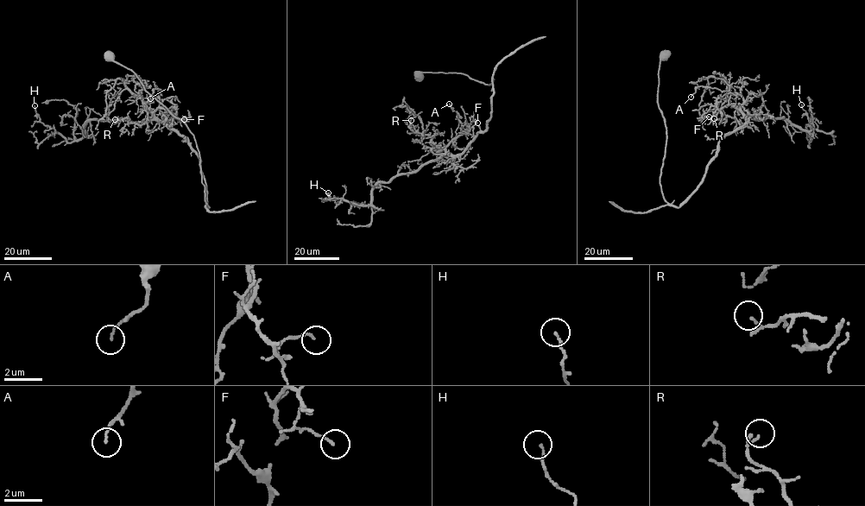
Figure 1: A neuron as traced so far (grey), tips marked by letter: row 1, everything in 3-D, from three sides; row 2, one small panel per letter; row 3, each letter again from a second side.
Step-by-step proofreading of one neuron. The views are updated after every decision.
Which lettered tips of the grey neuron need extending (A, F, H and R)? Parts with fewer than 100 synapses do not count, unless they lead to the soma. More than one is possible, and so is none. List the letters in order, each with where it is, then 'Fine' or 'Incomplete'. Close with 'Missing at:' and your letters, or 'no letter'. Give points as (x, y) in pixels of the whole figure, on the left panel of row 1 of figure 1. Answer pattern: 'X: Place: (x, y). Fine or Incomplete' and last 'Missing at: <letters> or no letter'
A: Place: (150, 98). Fine
F: Place: (184, 119). Fine
H: Place: (34, 105). Fine
R: Place: (115, 119). Fine
Missing at: no letter

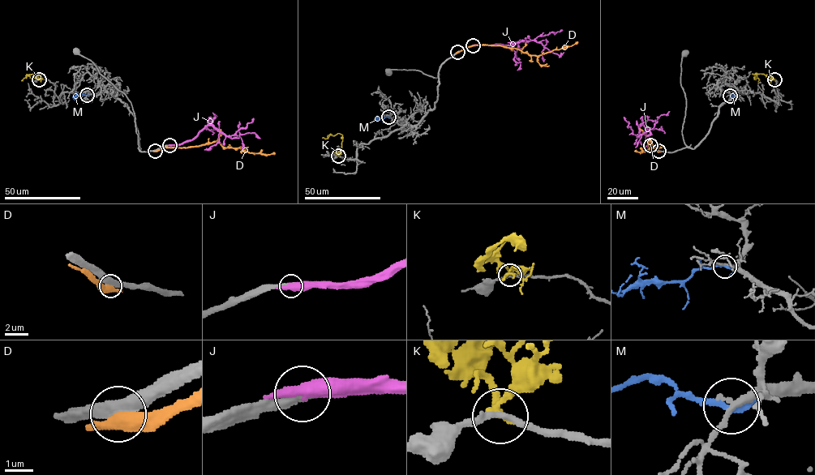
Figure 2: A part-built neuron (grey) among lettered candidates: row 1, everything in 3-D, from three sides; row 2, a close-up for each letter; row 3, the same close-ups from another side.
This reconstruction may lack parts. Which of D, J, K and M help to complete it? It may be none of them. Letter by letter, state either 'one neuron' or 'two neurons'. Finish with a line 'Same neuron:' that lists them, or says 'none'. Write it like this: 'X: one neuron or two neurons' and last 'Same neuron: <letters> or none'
D: two neurons
J: one neuron
K: two neurons
M: two neurons
Same neuron: J

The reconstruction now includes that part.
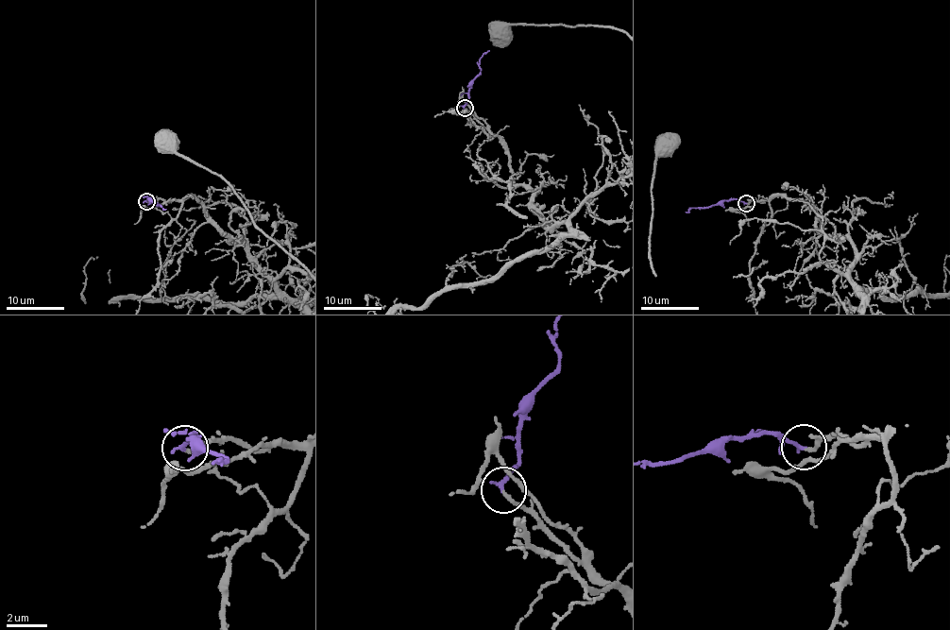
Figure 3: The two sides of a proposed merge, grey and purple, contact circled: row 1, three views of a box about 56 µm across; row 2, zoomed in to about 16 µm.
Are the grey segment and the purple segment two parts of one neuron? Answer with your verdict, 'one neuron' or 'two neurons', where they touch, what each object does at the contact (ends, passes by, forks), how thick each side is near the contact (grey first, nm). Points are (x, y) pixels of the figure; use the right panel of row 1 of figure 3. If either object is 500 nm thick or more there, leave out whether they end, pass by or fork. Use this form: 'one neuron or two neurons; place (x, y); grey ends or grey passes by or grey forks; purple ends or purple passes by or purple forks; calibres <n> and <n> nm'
one neuron; place (746, 203); grey ends; purple ends; calibres 170 and 200 nm

